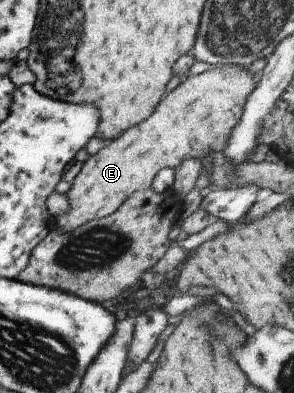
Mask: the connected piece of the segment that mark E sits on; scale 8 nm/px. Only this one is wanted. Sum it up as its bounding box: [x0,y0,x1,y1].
[53,64,258,232]

